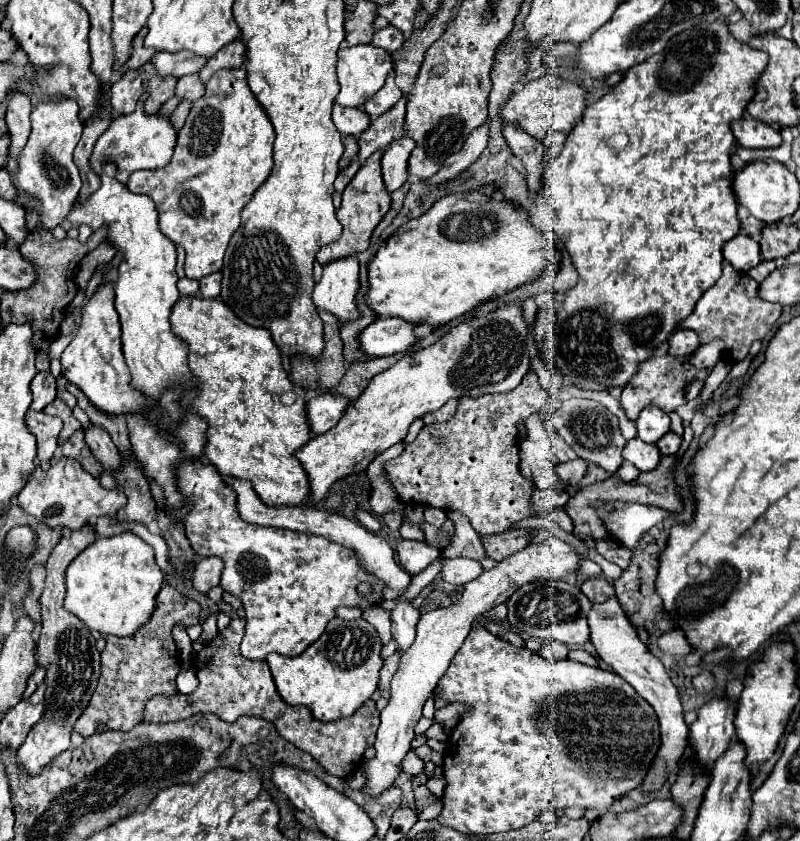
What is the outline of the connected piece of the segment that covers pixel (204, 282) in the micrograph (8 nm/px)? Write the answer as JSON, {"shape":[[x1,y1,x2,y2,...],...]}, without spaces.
{"shape":[[220,272,204,276,200,280,200,294,204,298,218,298,218,294,220,294,220,282,222,282,222,274]]}

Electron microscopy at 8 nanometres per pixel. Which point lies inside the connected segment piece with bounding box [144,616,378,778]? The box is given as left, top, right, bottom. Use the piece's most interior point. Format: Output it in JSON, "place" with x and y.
{"place":[229,685]}

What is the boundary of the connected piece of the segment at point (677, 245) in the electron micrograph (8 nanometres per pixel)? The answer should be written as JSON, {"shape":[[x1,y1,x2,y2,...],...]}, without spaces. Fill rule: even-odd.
{"shape":[[714,20,712,24,700,24,696,28,684,30,676,34,660,54,650,56,650,60,644,60,644,64,634,64,632,68,628,68,628,72,622,76,622,80,616,86,612,86,610,92,606,92,600,100,590,104,584,110,580,124,576,124,576,128,572,128,572,132,568,134,562,152,544,170,544,176,542,176,544,200,550,206,550,210,556,212,552,228,562,238,580,278,574,288,570,288,566,294,554,300,552,306,558,314,558,320,550,334,546,334,546,322,548,322,546,306,538,310,538,316,534,322,534,338,536,338,536,344,540,346,542,358,556,360,556,368,562,374,568,374,572,384,586,390,612,390,618,386,624,388,628,380,638,372,638,364,644,362,652,354,654,348,658,348,664,340,668,340,668,336,676,330,678,322,694,312,694,306,704,294,704,290,714,286,714,282,720,278,722,260,724,260,722,246,730,238,734,238,740,230,738,202,732,190,734,170,730,164,730,156,732,156,730,148,736,142,736,138,732,136,730,124,742,118,748,102,754,96,760,72,764,72,766,64,768,64,768,54,736,40,728,30,726,20],[616,136,626,136,626,144,614,144]]}

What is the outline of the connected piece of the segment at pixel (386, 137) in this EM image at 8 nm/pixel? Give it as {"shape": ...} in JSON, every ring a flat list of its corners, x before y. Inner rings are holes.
{"shape":[[406,96,398,100,388,112,378,116,360,136,358,136,358,162,364,164,370,154,386,148,390,142,404,136,404,116,406,116]]}

